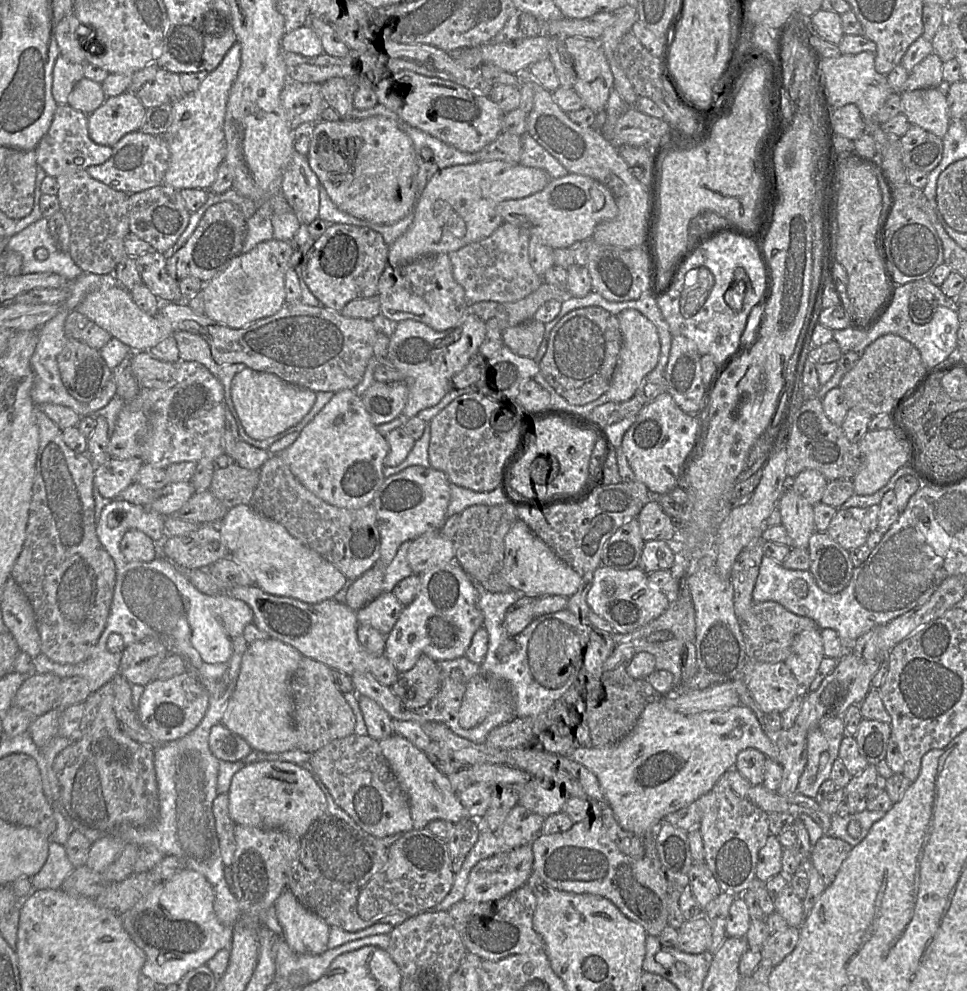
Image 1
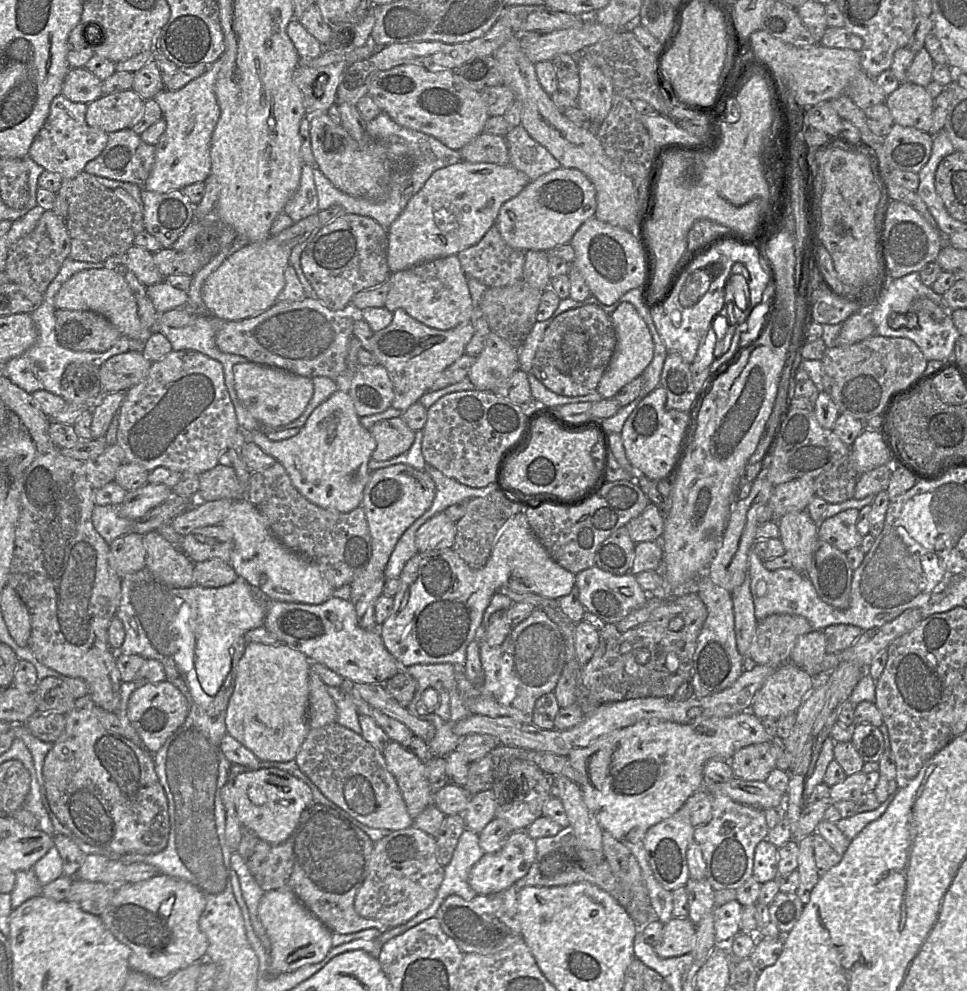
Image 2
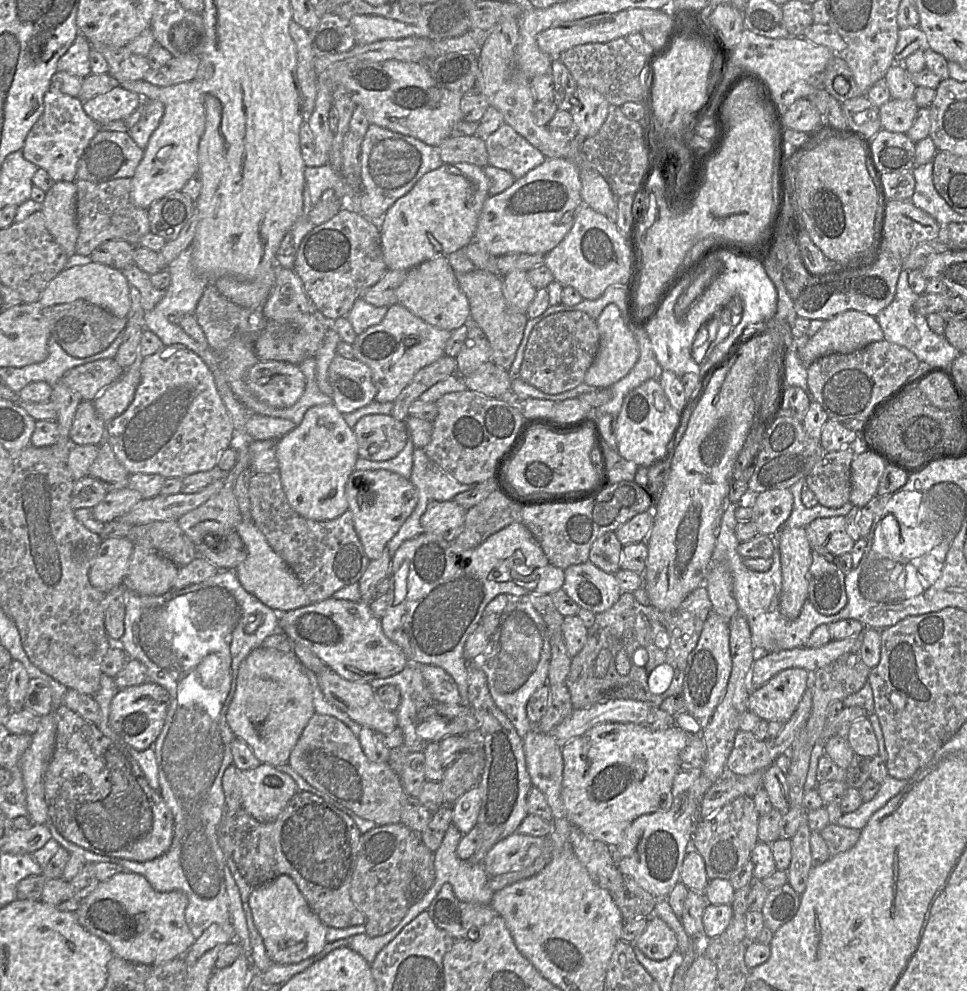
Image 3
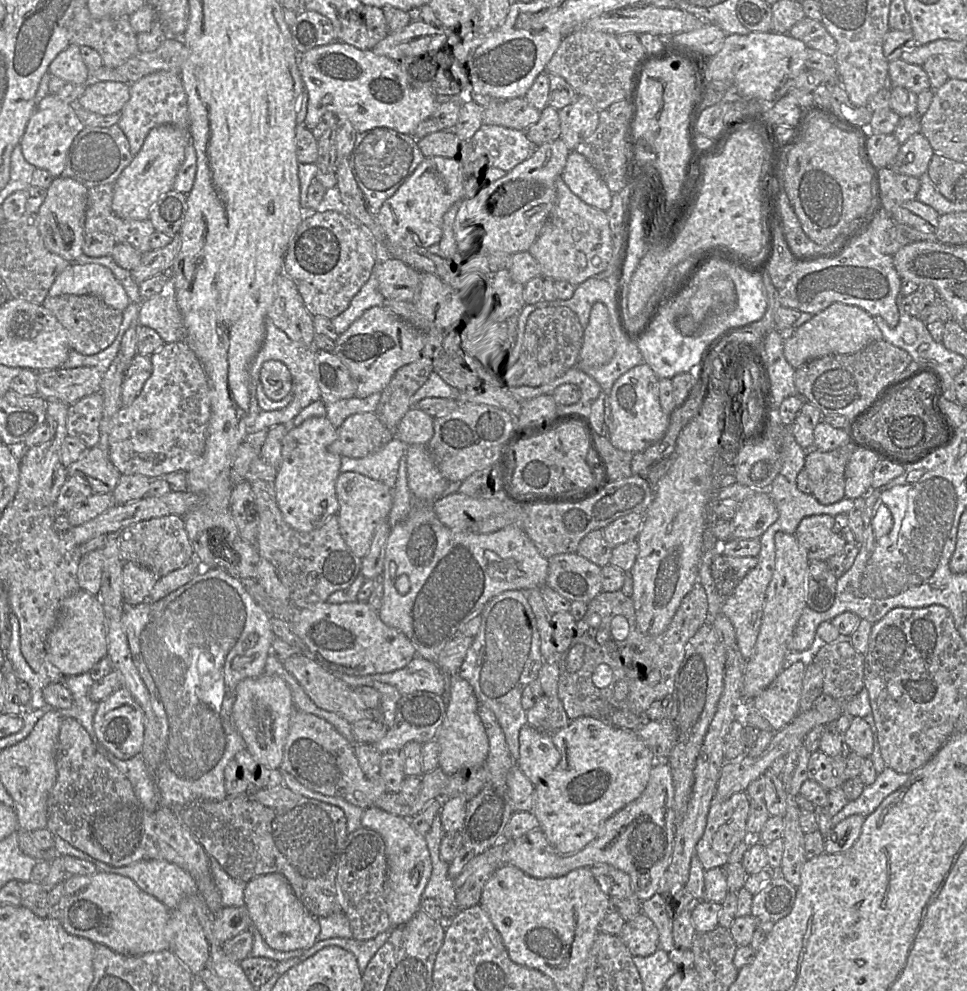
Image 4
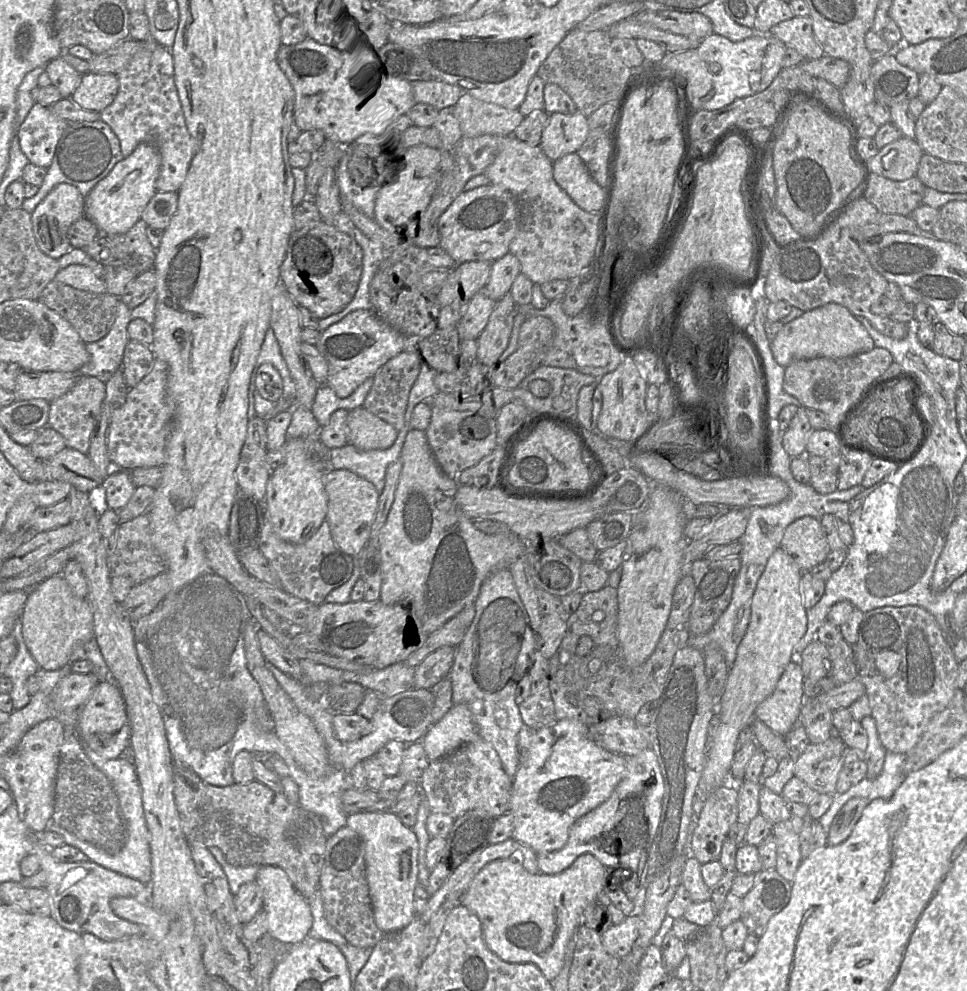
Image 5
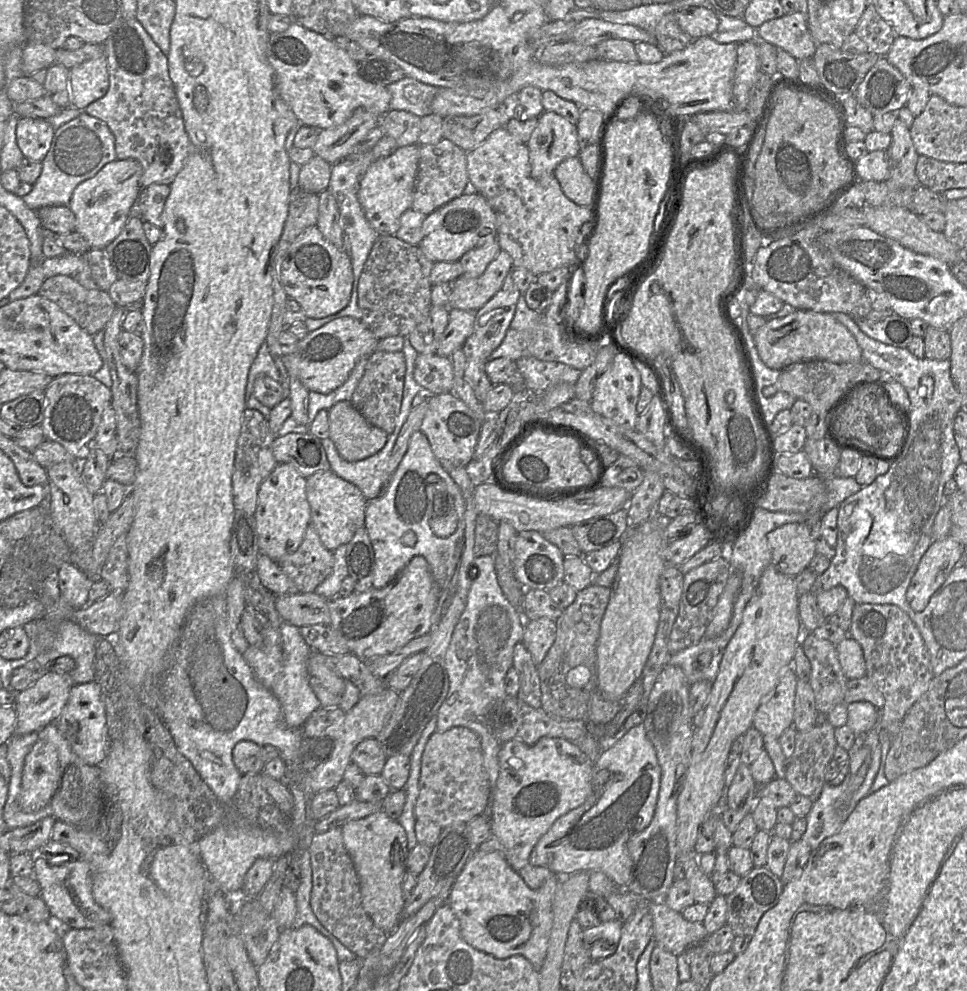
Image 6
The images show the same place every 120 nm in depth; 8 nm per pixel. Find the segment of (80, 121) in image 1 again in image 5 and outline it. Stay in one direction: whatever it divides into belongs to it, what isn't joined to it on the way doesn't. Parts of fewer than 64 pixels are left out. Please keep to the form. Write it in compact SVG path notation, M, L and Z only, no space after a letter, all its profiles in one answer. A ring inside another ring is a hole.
M34 104L17 131L21 149L32 164L45 168L51 165L67 125L68 122L56 116L49 107Z

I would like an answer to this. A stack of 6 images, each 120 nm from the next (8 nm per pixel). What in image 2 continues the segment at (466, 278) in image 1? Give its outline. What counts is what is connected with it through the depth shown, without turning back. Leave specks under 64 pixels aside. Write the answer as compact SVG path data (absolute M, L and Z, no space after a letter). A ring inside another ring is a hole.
M493 224L475 245L459 252L457 258L467 277L472 277L486 287L504 287L523 280L524 251L510 247Z

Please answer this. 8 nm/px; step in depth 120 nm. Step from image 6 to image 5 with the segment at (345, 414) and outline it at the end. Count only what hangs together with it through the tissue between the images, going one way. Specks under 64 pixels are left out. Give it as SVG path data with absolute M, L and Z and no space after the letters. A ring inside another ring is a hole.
M364 407L349 411L347 429L348 444L364 451L388 449L399 432Z

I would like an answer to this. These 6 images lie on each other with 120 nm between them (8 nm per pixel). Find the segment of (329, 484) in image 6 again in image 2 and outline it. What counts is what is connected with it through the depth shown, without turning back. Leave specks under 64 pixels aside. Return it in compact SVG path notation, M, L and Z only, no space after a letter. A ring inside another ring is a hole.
M397 464L371 471L364 488L363 508L371 535L372 554L365 569L350 583L352 603L379 579L394 548L404 532L432 505L435 497L435 483L426 471L419 471L410 465Z

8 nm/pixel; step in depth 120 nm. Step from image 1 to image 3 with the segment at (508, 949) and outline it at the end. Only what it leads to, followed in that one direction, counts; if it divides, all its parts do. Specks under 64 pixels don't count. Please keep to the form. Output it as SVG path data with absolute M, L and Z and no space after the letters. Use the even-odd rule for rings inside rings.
M445 884L427 909L434 923L453 939L475 941L480 930L500 916L490 904L462 902L454 895L452 886Z

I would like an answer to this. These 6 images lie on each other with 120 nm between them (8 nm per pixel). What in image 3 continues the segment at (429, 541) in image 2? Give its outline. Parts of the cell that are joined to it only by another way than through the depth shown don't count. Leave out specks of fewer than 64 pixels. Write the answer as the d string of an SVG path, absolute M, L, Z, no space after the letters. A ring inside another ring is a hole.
M454 500L432 502L421 519L422 530L452 542L463 529L466 511Z

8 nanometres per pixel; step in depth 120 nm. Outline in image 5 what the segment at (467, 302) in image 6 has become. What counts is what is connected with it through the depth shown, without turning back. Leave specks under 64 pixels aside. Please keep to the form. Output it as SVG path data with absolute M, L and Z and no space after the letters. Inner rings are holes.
M507 253L492 262L489 279L484 293L494 301L500 300L511 291L515 278L521 273L521 264L512 253Z

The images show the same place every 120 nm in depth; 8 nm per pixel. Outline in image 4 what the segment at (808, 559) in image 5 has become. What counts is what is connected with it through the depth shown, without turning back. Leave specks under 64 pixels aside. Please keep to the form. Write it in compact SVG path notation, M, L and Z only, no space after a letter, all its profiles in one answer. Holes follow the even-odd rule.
M828 514L806 516L799 522L794 536L810 561L826 561L842 553L847 543L839 531L835 531L834 524L834 516Z

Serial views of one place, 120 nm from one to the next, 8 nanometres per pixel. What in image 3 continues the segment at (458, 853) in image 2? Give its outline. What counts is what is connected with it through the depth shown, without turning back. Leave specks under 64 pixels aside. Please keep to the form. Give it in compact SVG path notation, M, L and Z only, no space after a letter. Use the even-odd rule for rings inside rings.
M453 824L448 827L441 845L434 852L435 878L433 884L420 898L417 898L416 901L412 901L406 915L398 925L405 927L422 911L427 911L431 902L445 884L452 886L454 895L462 902L490 904L495 891L489 885L488 874L483 868L483 863L470 863L457 856L456 850L462 835L463 834Z

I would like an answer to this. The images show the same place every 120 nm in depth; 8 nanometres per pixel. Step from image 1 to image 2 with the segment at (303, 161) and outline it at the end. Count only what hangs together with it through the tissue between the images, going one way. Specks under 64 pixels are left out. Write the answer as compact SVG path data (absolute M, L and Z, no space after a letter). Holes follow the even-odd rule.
M304 163L299 187L283 209L283 212L290 217L294 224L318 212L312 167Z

